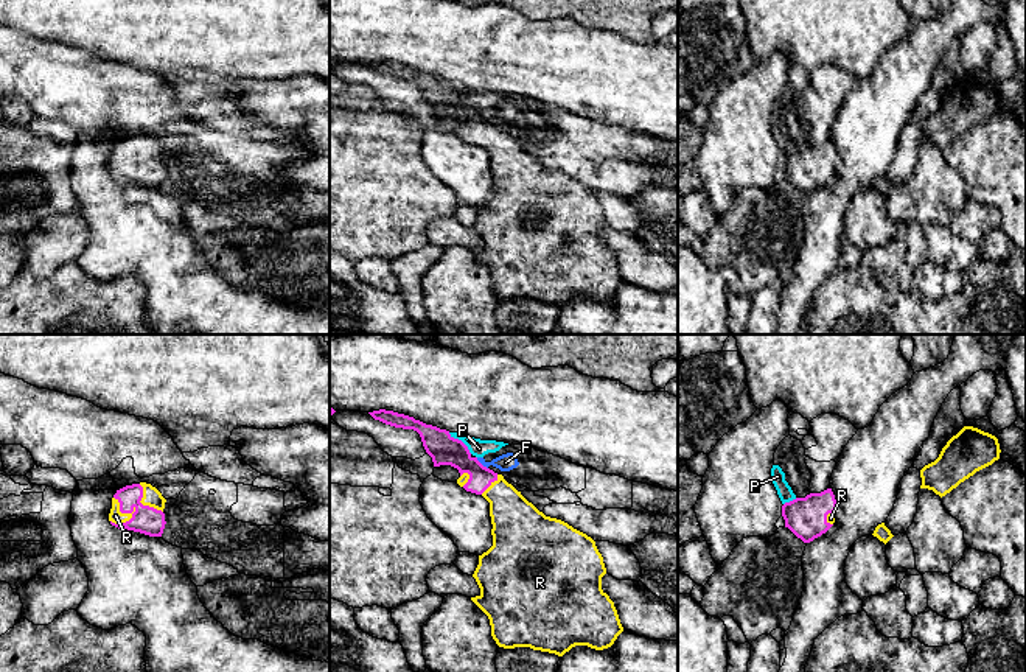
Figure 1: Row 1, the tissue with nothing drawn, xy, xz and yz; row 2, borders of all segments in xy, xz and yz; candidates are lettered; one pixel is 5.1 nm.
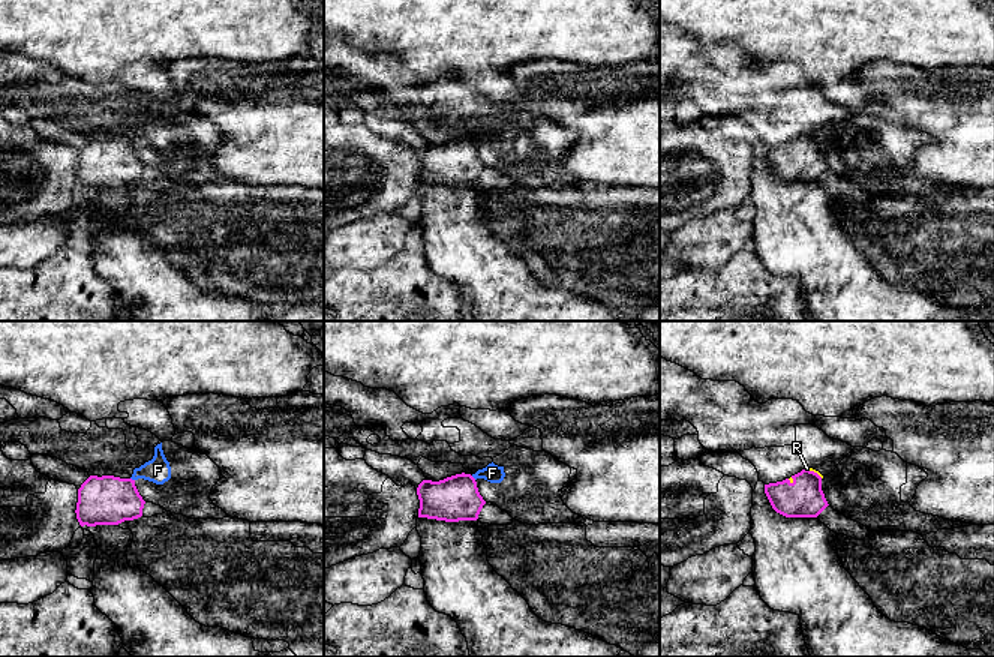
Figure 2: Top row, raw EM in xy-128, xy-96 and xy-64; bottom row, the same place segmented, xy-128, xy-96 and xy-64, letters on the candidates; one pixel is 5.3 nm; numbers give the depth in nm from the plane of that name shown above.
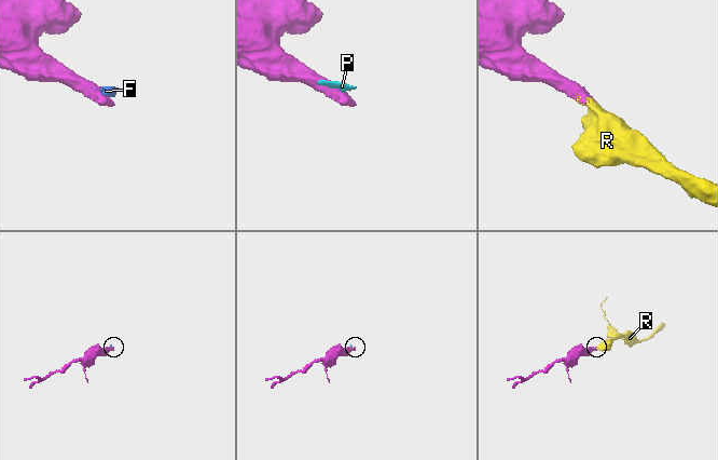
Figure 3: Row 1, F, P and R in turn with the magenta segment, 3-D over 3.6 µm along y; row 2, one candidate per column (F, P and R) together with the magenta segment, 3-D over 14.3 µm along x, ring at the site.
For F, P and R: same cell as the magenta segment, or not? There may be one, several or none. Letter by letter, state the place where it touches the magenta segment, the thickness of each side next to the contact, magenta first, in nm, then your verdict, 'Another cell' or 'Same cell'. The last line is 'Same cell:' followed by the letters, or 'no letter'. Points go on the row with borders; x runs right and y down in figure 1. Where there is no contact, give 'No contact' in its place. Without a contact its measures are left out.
F: Touches magenta at xz (481, 464). Thickness 160 nm (magenta) against 90 nm. Another cell
P: Touches magenta at xz (460, 440). Thickness 160 nm (magenta) against 90 nm. Another cell
R: Touches magenta at xy (125, 512). Thickness 150 nm (magenta) against 70 nm. Same cell
Same cell: R

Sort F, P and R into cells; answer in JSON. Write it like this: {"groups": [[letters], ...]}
{"groups": [["F", "P"], ["R"]]}

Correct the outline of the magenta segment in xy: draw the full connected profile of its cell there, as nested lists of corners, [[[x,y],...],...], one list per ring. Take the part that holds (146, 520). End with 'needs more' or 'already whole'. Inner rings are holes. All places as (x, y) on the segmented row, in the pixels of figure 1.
[[[151,484],[126,485],[112,498],[109,521],[118,529],[162,537],[165,529],[165,502],[162,493]]] | needs more

